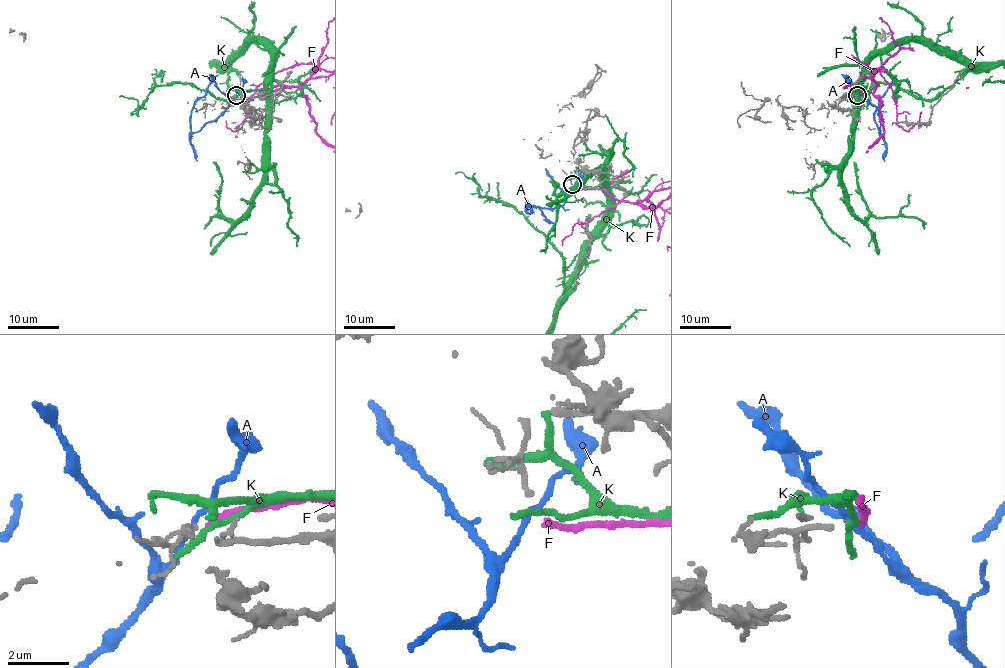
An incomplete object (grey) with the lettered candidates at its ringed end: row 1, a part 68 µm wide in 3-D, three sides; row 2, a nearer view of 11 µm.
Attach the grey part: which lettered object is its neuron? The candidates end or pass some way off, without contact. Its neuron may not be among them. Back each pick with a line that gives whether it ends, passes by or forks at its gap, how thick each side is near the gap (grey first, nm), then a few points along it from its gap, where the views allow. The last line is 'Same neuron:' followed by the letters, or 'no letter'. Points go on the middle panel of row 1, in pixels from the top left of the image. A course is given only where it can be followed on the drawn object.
Same neuron: no letter

